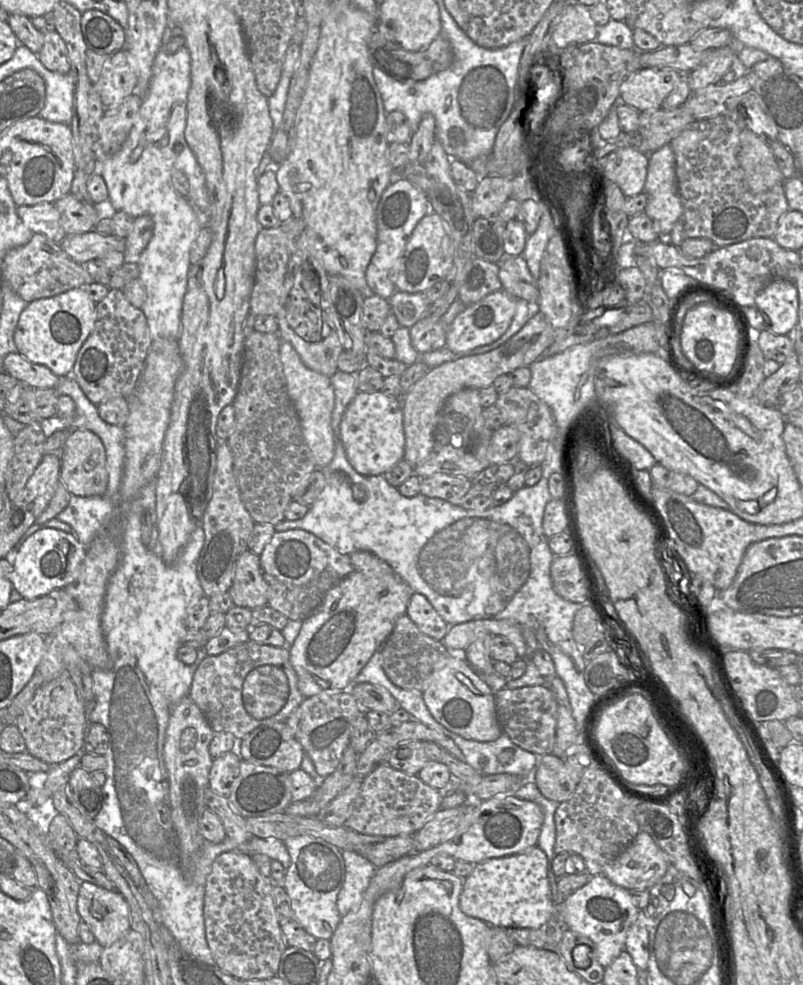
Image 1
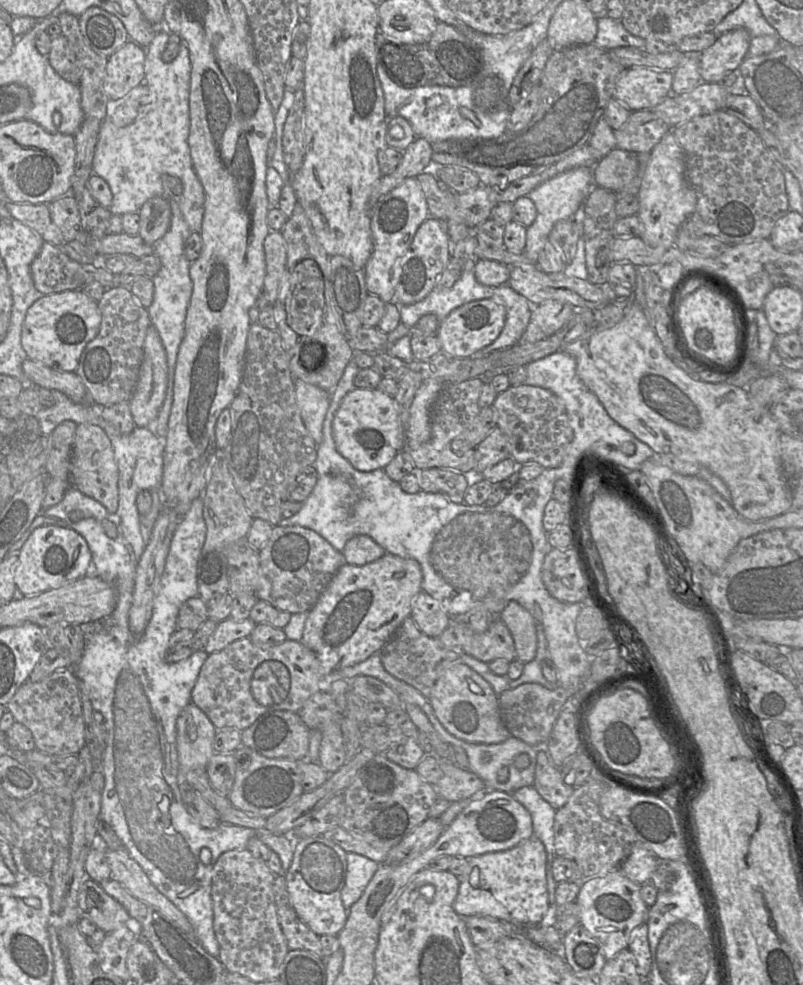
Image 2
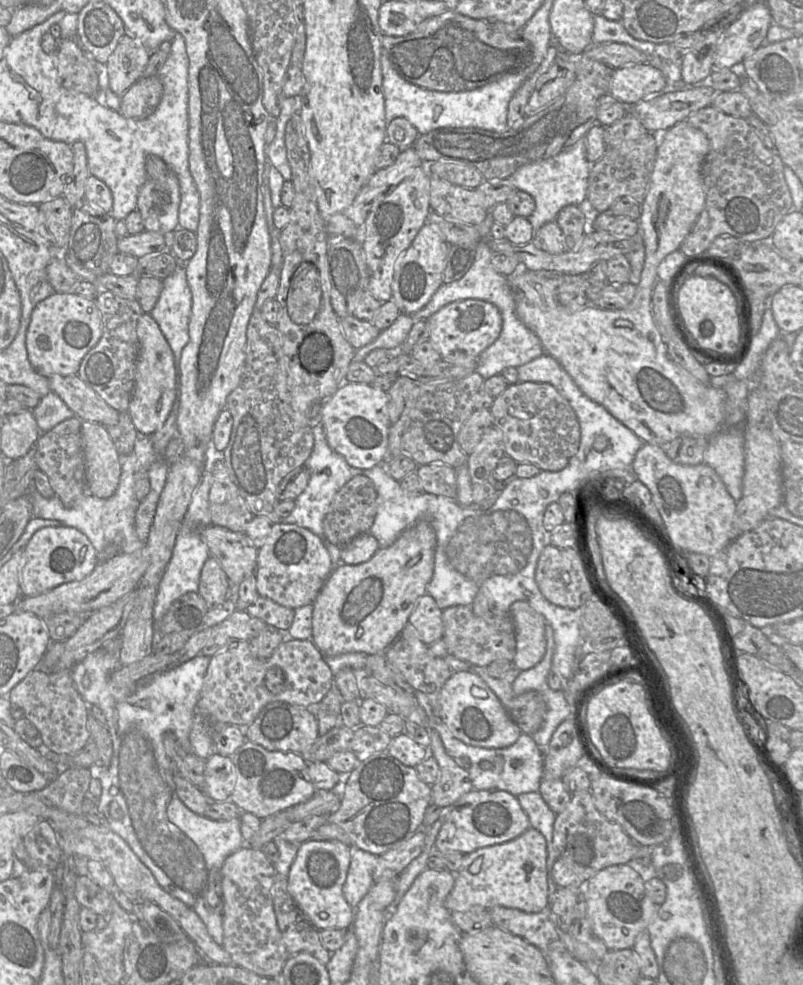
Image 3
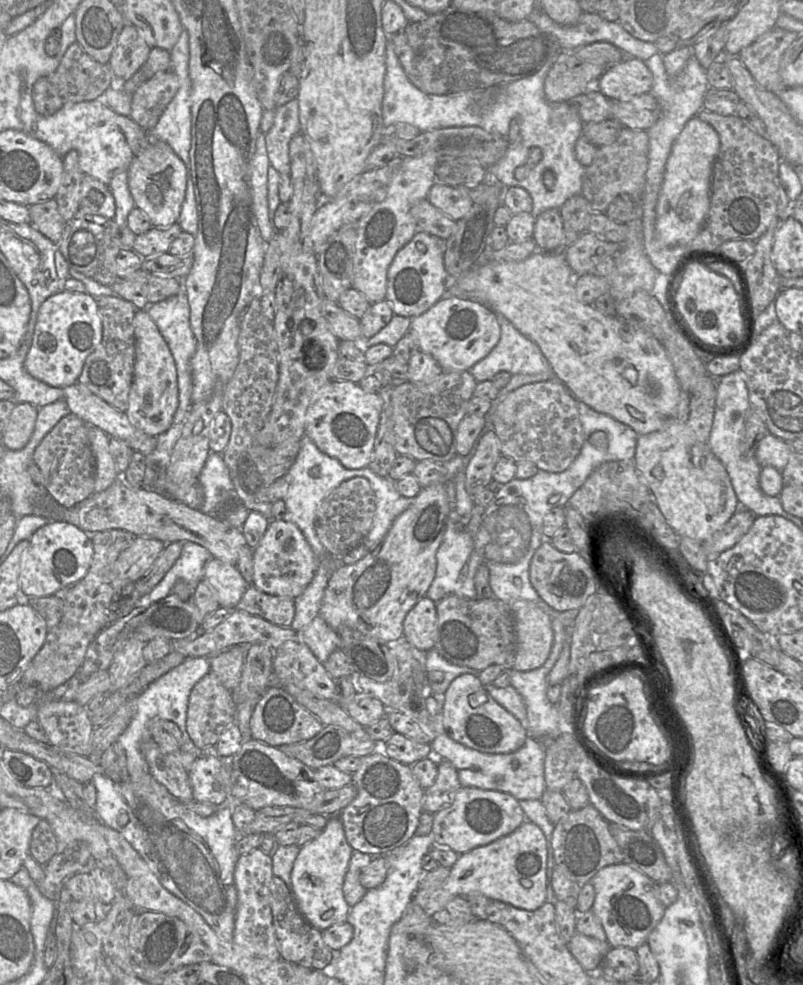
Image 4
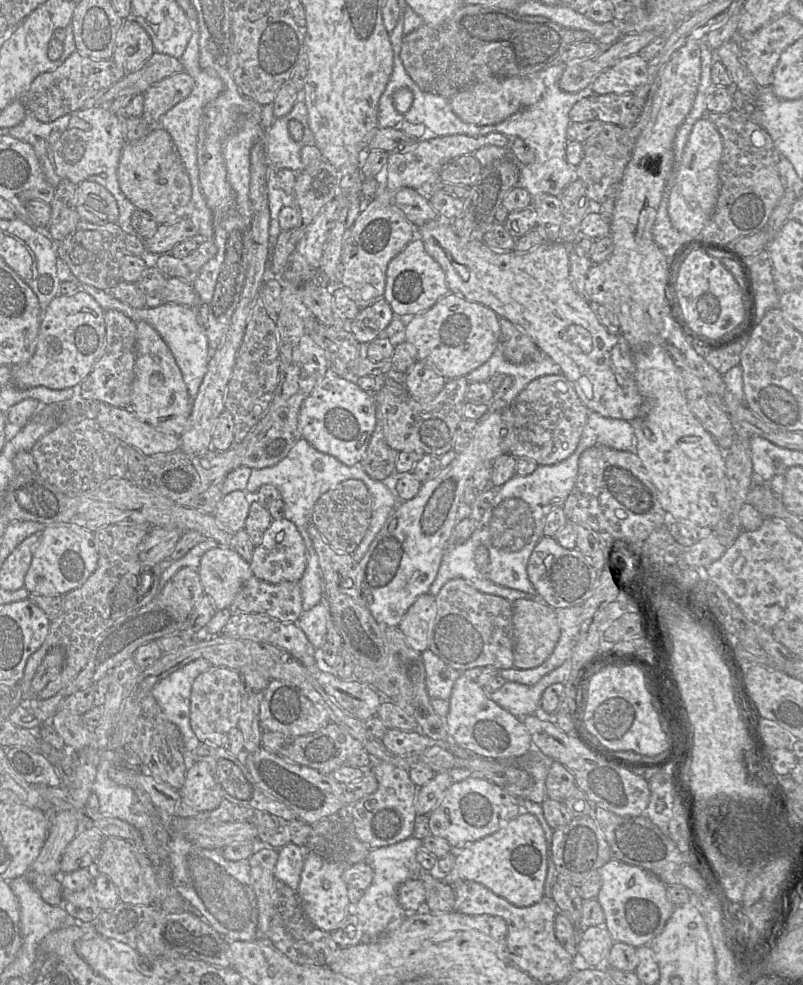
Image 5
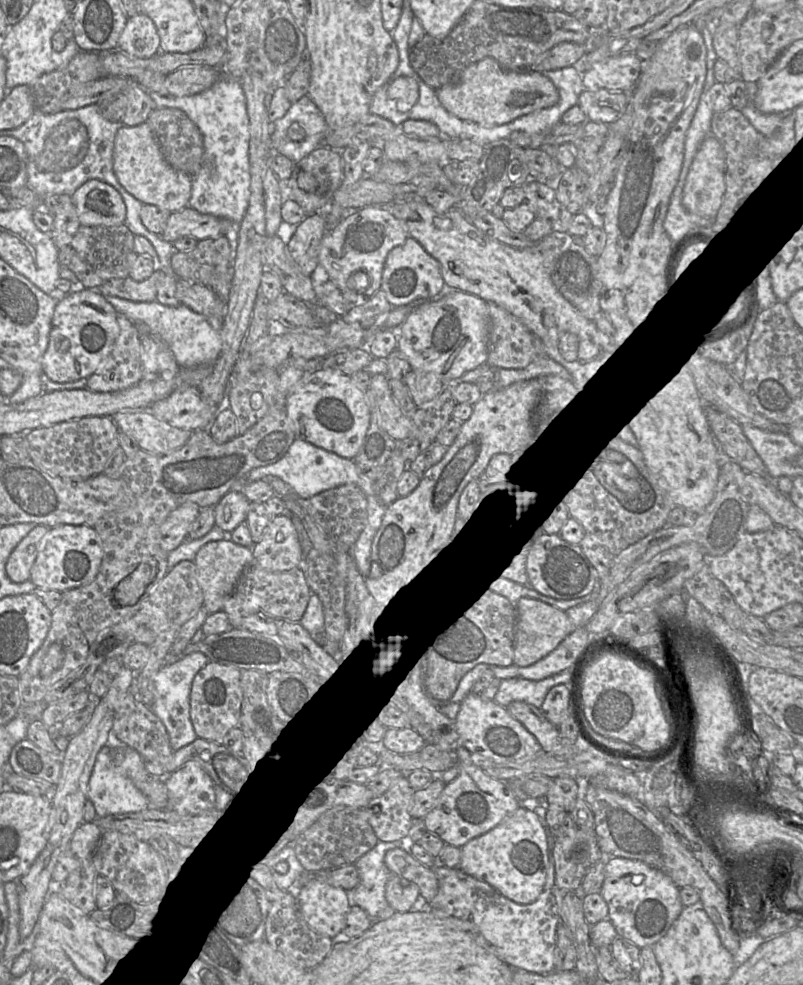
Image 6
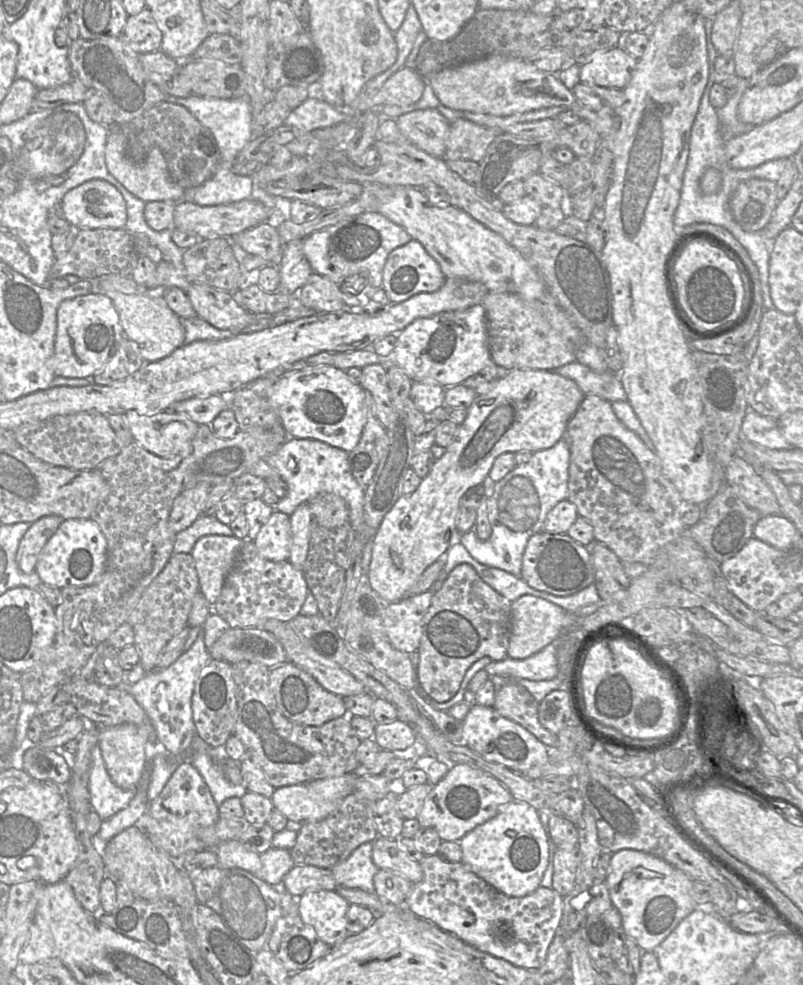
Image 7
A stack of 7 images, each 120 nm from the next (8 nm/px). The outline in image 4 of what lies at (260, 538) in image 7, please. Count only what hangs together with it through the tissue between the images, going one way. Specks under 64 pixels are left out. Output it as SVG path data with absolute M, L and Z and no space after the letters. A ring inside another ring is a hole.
M271 520L259 544L253 549L253 585L270 595L297 598L312 581L317 558L297 525Z

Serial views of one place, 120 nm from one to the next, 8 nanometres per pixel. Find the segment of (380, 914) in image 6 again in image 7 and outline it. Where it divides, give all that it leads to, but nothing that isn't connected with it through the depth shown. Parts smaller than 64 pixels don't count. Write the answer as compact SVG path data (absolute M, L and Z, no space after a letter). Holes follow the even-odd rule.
M372 842L361 844L347 859L334 865L330 870L339 886L357 888L368 893L375 893L374 876L379 868L372 860Z

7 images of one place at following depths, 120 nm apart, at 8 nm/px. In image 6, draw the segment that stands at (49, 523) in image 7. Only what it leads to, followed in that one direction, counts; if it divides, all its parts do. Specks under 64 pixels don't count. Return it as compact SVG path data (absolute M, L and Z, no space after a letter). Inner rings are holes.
M36 525L16 546L10 554L5 570L8 578L14 583L30 580L30 571L36 560L39 543L52 527Z

